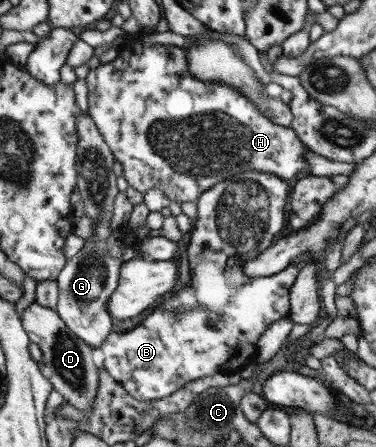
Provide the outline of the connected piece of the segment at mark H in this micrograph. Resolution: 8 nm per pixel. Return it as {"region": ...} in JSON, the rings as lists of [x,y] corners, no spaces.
{"region":[[[125,37],[112,62],[92,68],[87,76],[88,111],[103,139],[111,146],[128,185],[143,193],[161,189],[177,204],[197,203],[202,195],[225,179],[247,170],[279,175],[282,180],[307,169],[305,146],[289,126],[273,123],[237,86],[217,80],[205,82],[191,74],[189,51],[176,45]]]}

